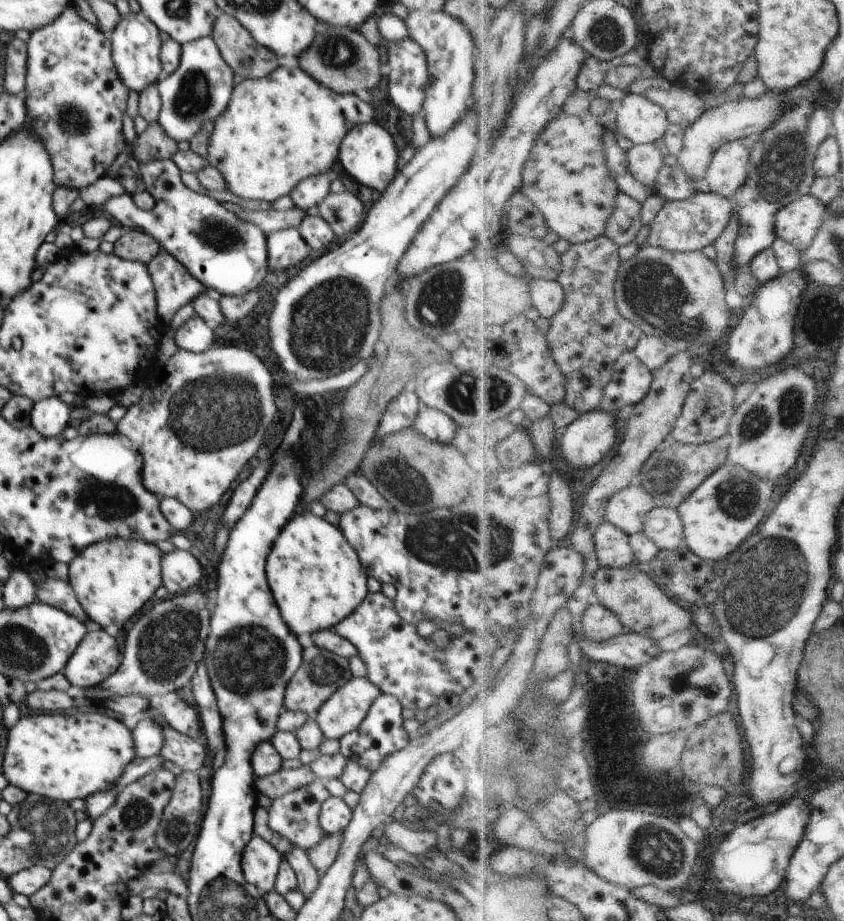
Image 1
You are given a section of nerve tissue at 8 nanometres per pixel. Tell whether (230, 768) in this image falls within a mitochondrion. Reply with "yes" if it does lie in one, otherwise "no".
no

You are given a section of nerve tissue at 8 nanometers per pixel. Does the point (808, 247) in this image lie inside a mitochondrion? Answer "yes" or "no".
no

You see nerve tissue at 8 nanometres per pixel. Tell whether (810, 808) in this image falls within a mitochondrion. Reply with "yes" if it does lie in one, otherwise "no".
no

